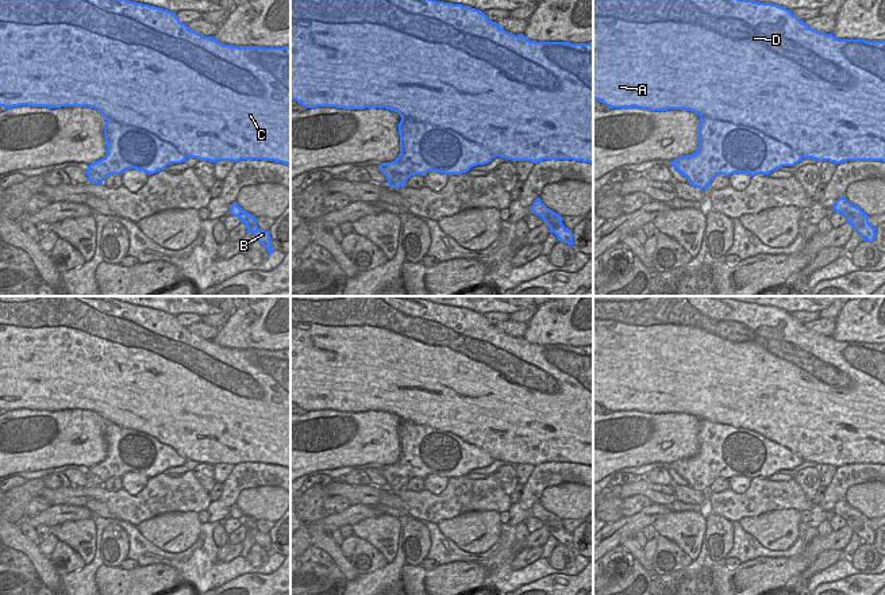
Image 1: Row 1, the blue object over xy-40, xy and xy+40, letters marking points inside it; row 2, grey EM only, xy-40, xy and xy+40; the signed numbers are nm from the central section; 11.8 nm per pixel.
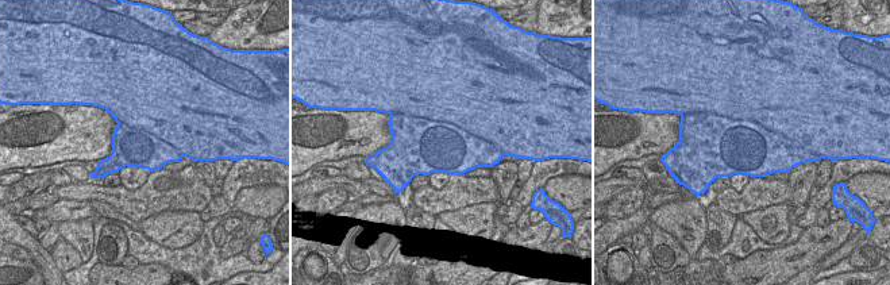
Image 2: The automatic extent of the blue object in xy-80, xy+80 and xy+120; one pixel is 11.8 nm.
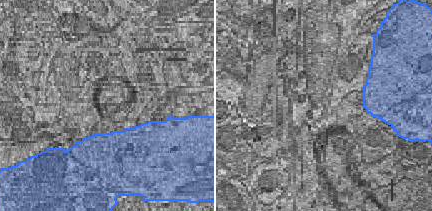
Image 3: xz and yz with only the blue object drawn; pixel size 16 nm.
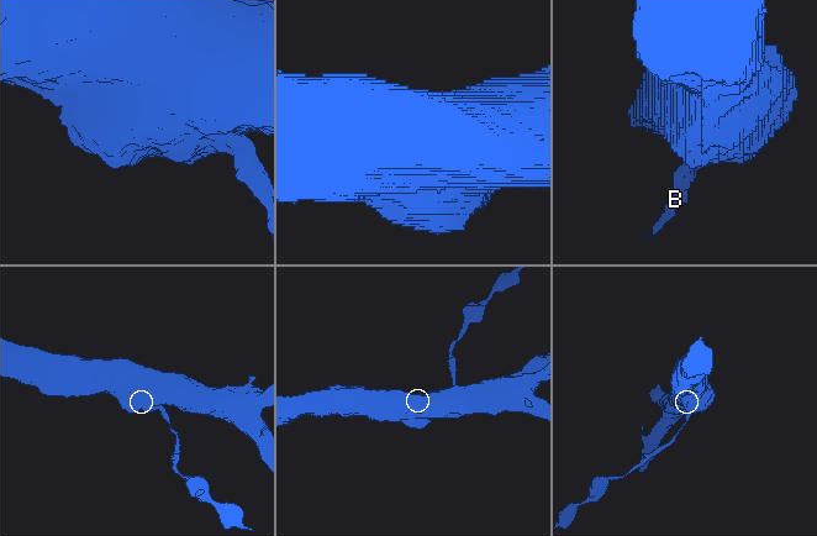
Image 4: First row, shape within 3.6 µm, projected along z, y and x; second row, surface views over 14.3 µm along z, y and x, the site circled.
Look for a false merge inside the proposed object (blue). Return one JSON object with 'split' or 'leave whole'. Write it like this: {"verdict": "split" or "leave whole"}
{"verdict": "split"}

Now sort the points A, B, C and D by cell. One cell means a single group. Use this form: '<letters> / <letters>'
A C D / B

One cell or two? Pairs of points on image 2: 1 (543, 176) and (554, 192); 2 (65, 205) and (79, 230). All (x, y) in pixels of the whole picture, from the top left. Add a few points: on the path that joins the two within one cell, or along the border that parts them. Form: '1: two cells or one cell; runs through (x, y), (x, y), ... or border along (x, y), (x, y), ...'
1: two cells; border along (577, 173), (554, 176), (543, 188)
2: two cells; border along (92, 218), (58, 223)

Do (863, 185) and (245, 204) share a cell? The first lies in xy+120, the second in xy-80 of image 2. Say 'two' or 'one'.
one

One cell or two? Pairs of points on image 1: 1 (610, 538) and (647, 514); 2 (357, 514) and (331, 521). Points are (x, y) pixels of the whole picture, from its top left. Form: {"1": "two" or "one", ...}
{"1": "one", "2": "one"}

